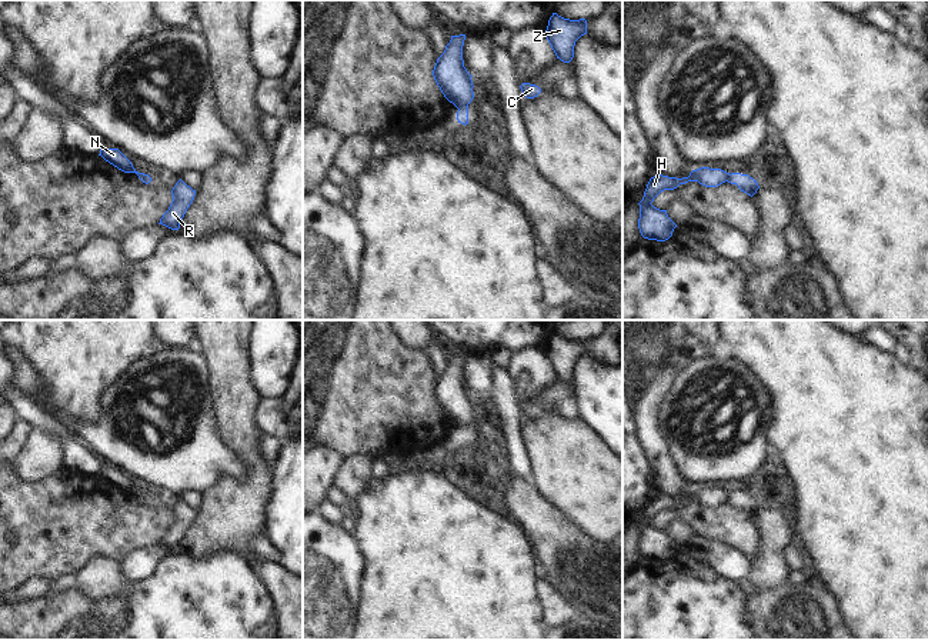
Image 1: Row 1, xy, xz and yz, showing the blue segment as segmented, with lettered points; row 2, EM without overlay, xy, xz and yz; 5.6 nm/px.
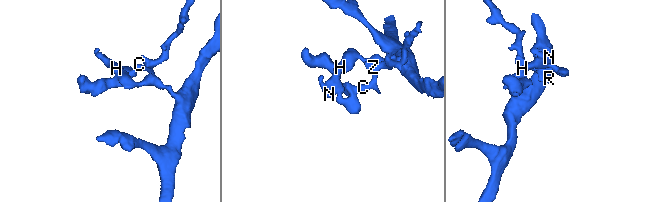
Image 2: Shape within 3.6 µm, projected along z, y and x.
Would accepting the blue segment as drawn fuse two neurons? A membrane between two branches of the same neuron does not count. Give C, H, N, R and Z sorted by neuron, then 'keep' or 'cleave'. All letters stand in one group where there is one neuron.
C R Z / H N; cleave

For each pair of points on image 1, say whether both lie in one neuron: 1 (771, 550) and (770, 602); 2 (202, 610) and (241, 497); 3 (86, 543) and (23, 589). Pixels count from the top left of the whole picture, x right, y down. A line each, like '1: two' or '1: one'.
1: two
2: two
3: two

